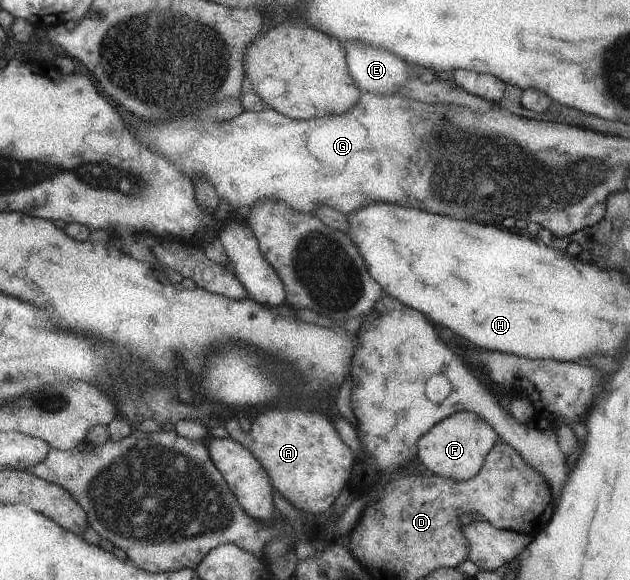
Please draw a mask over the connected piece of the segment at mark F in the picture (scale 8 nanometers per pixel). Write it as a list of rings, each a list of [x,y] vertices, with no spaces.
[[[460,411],[436,423],[417,442],[420,464],[434,476],[450,480],[468,480],[483,467],[488,451],[498,442],[499,435],[487,421],[474,412]]]

